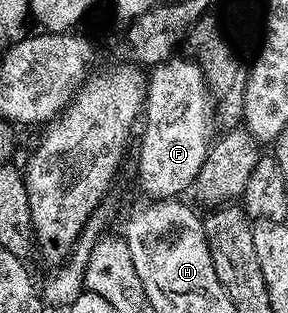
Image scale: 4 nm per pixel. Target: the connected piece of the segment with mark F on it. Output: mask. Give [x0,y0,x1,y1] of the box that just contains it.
[137,57,215,200]

